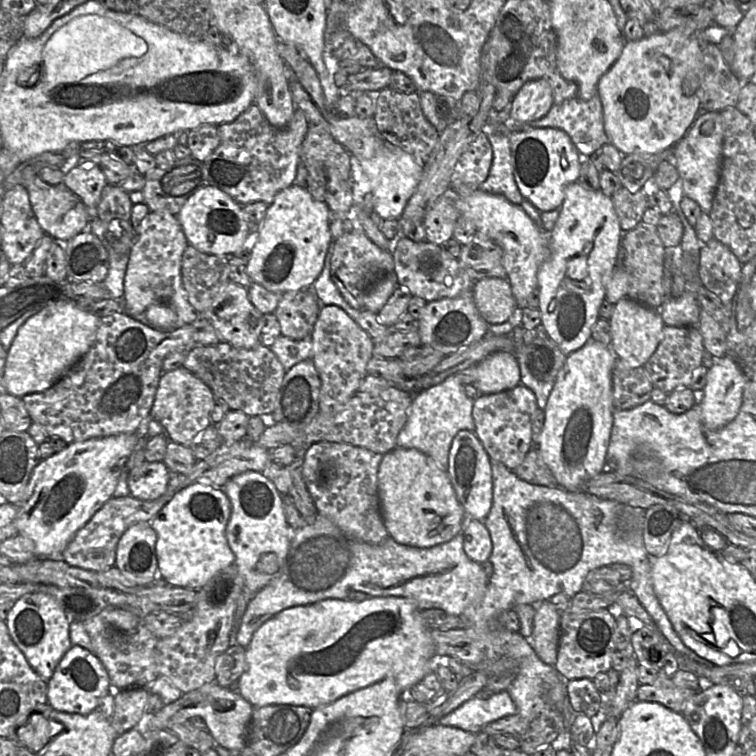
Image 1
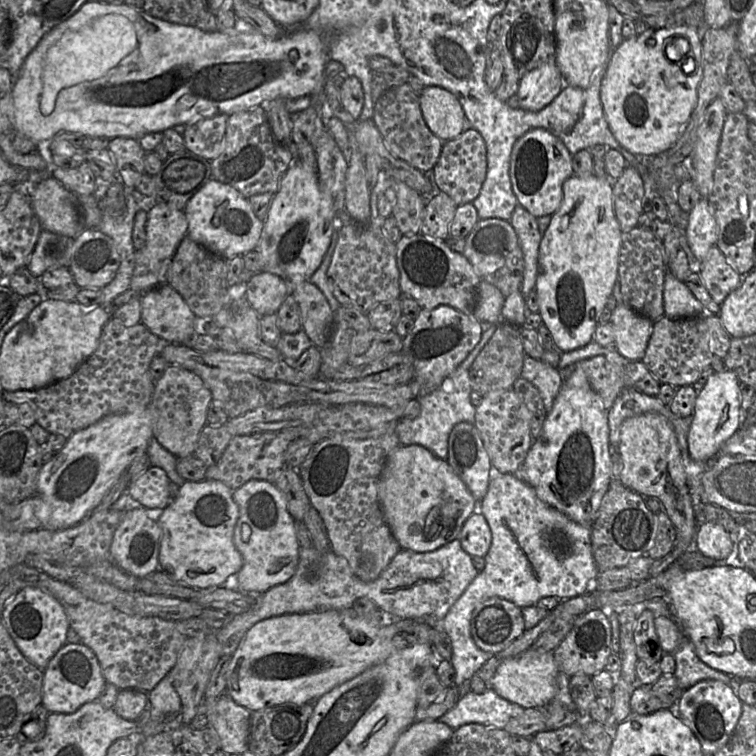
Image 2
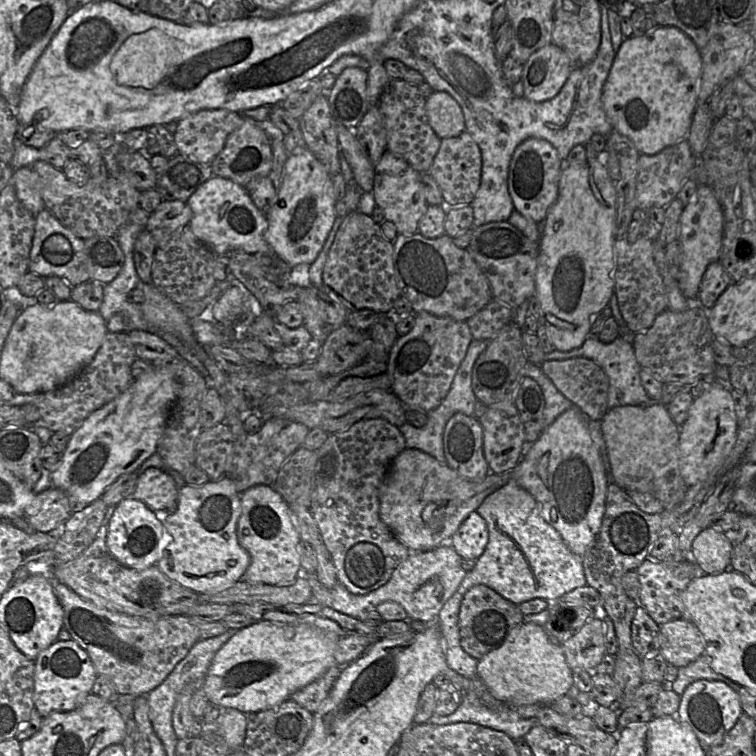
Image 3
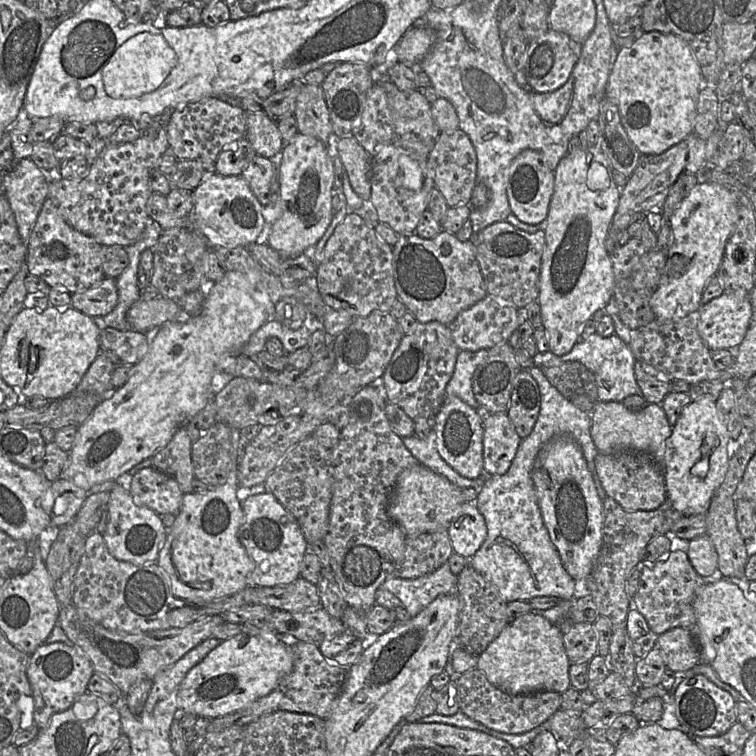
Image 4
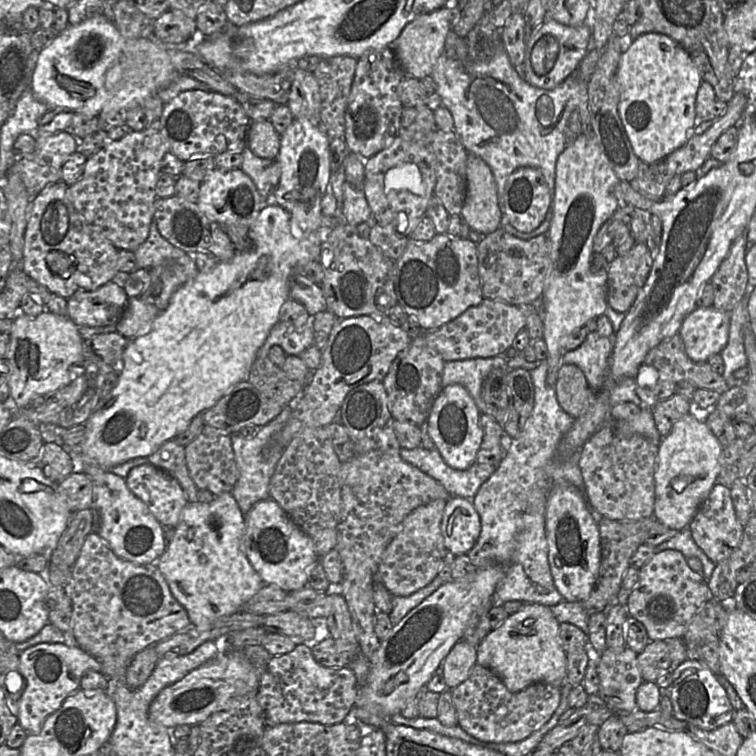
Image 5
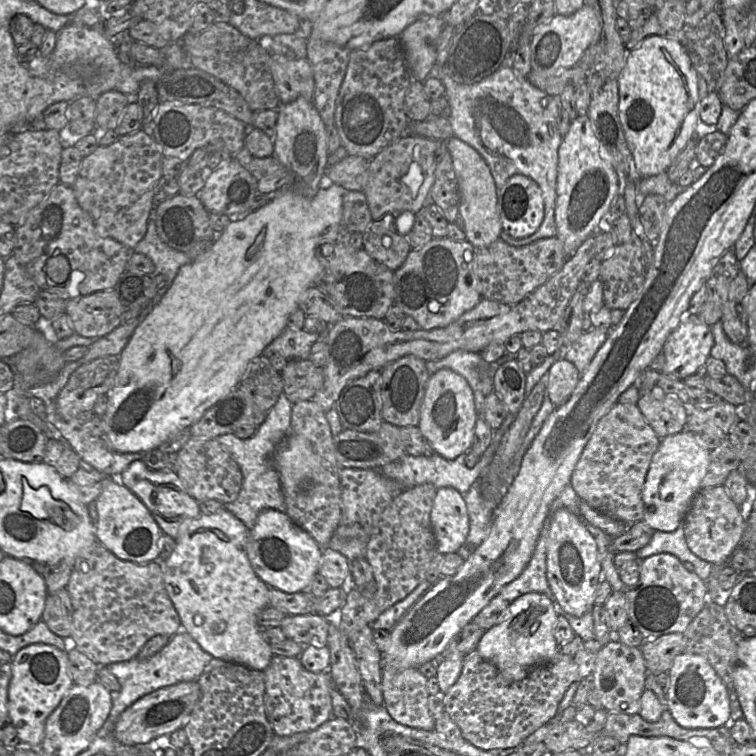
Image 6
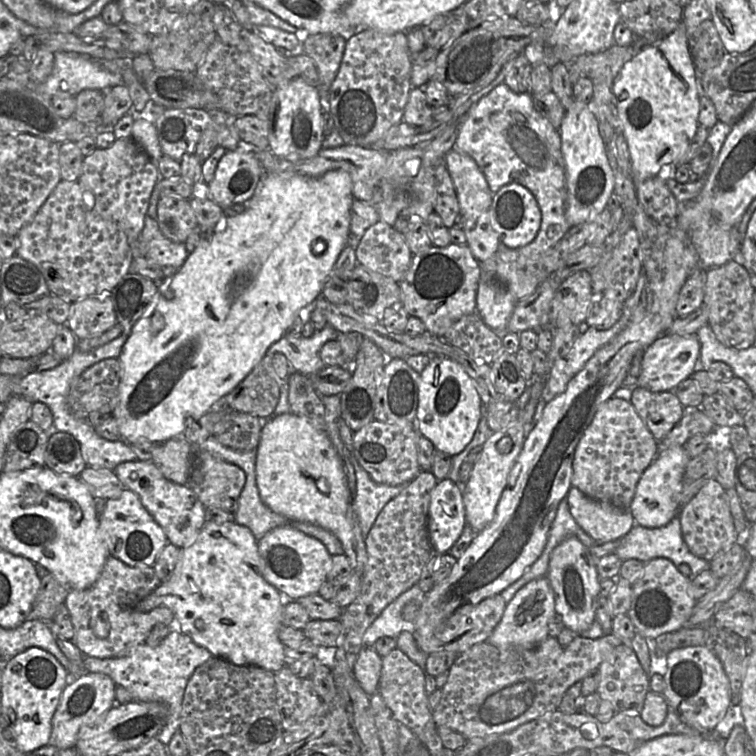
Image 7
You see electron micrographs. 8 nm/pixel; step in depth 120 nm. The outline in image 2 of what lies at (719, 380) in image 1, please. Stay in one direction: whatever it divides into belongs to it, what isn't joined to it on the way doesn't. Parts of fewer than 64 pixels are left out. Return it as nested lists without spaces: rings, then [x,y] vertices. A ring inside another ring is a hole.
[[[725,369],[709,376],[703,389],[698,392],[687,436],[688,451],[693,460],[702,462],[712,458],[741,427],[742,409],[739,386],[737,376]]]

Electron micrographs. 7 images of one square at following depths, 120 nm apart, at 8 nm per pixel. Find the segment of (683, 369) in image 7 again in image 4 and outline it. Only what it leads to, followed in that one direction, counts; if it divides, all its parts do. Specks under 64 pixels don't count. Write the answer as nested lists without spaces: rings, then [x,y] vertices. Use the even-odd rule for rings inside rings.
[[[745,290],[724,292],[701,306],[697,331],[711,350],[735,351],[743,341],[752,318],[749,293]]]

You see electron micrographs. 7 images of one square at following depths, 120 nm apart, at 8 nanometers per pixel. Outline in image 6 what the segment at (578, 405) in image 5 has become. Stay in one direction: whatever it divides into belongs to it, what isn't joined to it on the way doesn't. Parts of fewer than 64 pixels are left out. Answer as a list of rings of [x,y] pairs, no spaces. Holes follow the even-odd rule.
[[[560,359],[550,367],[548,376],[547,396],[558,407],[570,398],[581,374],[572,362]]]

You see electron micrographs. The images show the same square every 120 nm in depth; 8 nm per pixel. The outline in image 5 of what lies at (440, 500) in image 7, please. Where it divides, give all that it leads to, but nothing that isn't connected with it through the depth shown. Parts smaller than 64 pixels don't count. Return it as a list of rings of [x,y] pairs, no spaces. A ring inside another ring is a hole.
[[[452,496],[441,520],[444,545],[454,555],[467,554],[475,545],[481,531],[481,521],[472,501]]]

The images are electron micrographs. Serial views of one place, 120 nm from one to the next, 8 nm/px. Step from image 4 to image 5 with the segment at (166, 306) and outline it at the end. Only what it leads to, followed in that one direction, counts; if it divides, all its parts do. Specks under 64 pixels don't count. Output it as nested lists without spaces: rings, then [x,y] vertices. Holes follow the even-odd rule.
[[[129,298],[127,307],[116,325],[117,332],[130,341],[150,332],[153,322],[161,311],[140,298]]]

